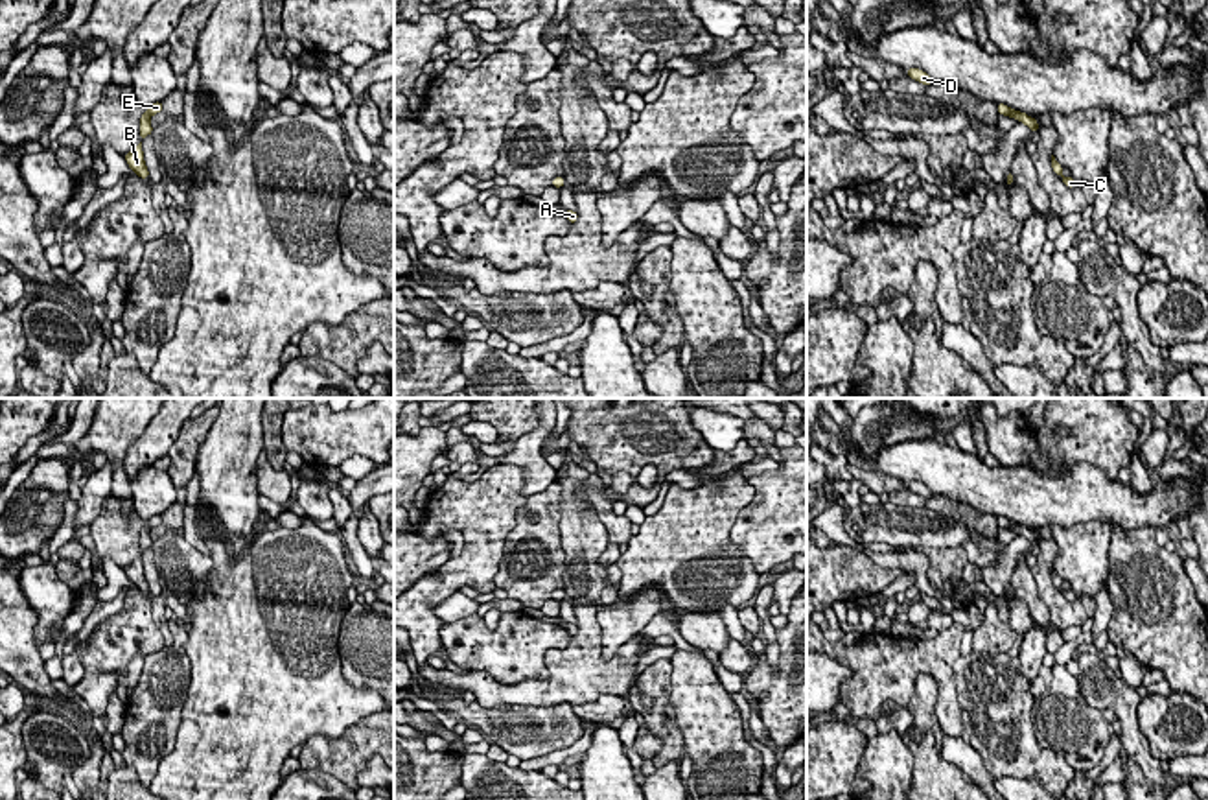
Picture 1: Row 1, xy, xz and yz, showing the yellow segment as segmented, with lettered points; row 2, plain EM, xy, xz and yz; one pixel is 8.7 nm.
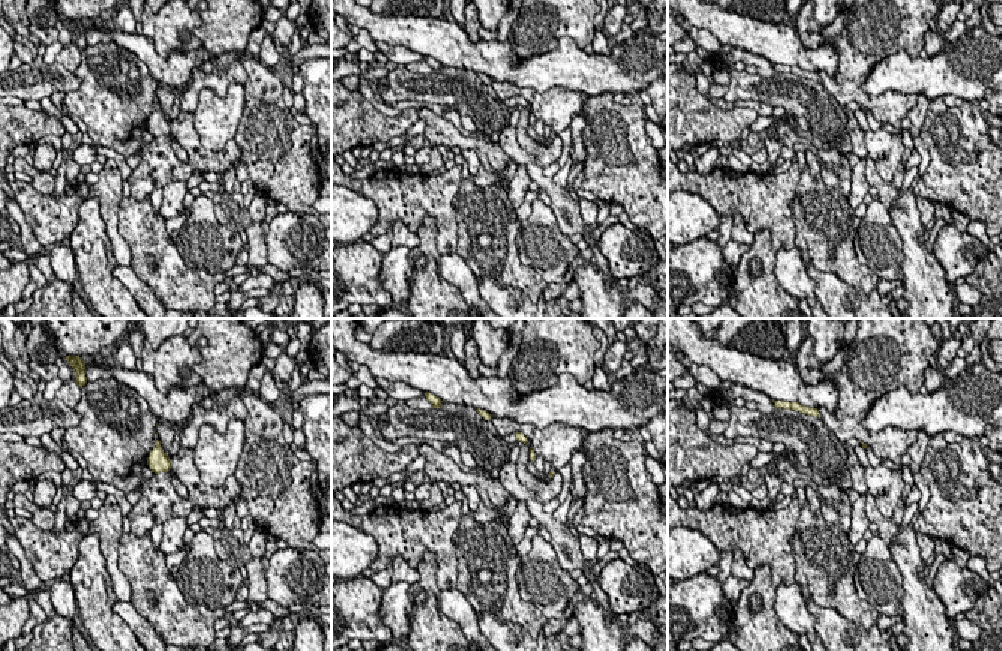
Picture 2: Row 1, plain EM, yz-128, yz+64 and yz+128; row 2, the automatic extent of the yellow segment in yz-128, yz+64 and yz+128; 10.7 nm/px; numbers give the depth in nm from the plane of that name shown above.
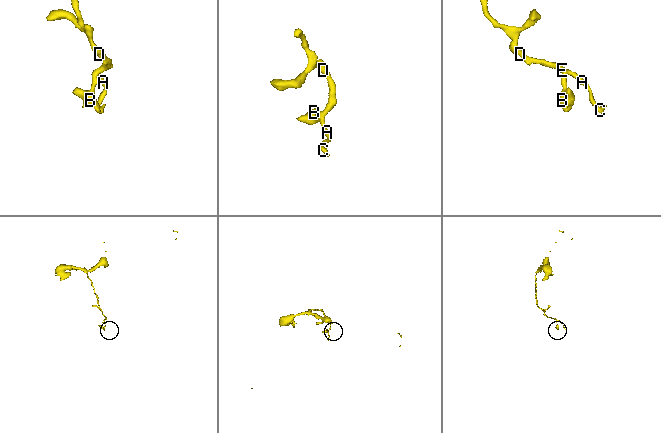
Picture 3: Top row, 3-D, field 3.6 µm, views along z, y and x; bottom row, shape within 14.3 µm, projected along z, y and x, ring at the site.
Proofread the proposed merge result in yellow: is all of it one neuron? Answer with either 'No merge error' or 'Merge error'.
No merge error

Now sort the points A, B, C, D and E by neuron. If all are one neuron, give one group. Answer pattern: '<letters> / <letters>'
A B C D E

